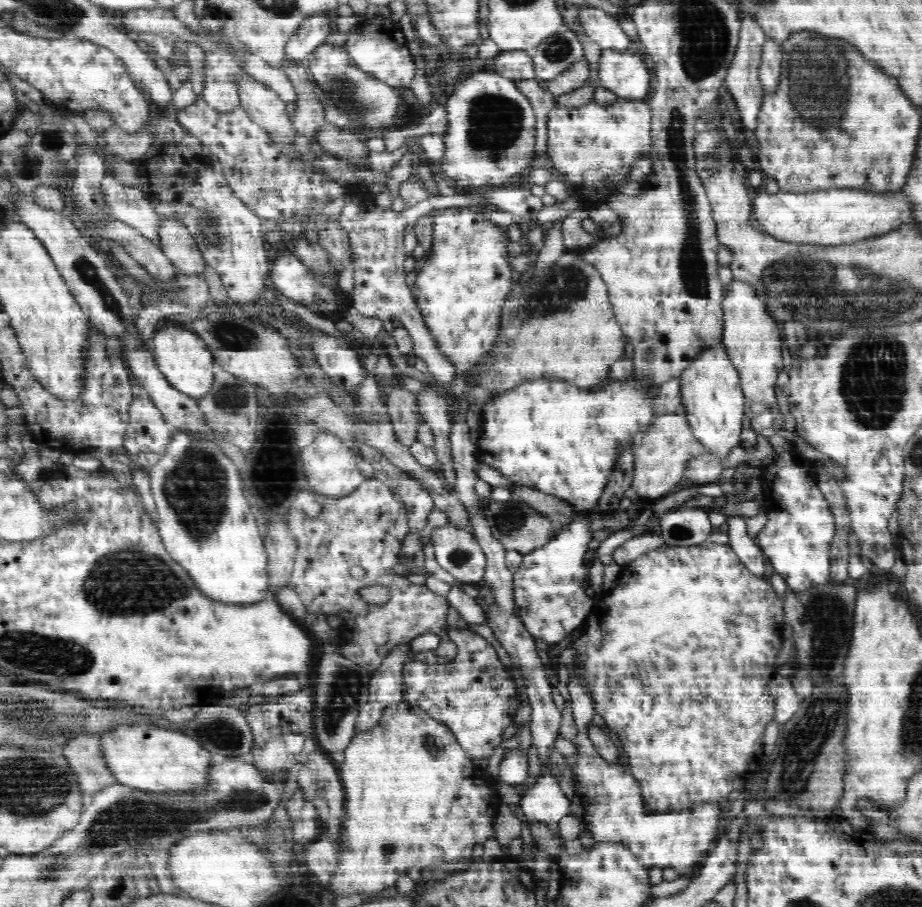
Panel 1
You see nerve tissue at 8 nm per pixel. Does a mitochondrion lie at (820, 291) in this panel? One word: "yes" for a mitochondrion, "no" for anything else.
yes

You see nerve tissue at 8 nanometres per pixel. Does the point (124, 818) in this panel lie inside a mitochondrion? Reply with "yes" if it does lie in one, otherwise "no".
yes

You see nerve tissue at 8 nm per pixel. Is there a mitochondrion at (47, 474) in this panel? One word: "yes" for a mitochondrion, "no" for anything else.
no

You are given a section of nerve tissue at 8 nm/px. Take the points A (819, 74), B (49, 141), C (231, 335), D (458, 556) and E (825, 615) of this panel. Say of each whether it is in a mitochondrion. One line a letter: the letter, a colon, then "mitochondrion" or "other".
A: mitochondrion
B: mitochondrion
C: mitochondrion
D: mitochondrion
E: mitochondrion

